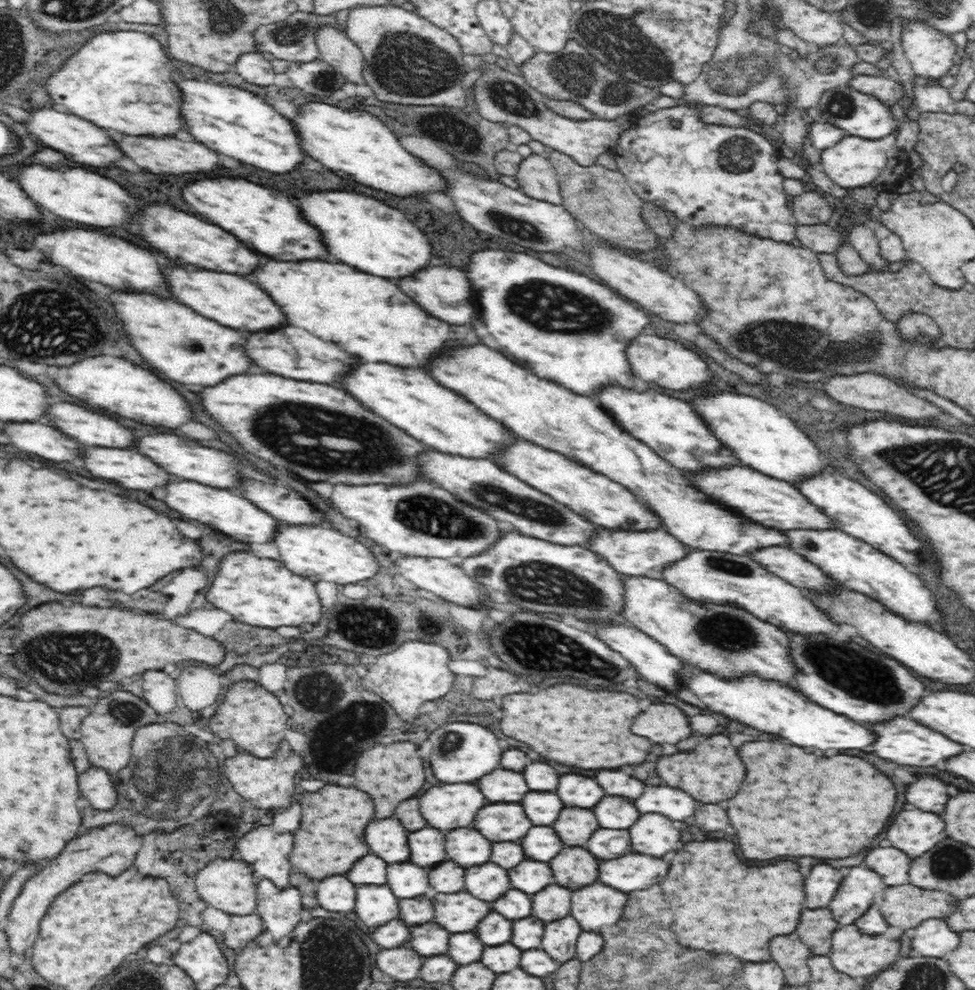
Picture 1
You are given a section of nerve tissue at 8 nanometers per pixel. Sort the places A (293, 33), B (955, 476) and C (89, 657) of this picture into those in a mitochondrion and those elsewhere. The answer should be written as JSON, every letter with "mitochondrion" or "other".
{"A":"mitochondrion","B":"mitochondrion","C":"mitochondrion"}

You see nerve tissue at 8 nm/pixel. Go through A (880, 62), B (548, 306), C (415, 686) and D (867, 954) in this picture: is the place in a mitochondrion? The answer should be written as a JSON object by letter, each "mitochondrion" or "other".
{"A":"other","B":"mitochondrion","C":"other","D":"other"}

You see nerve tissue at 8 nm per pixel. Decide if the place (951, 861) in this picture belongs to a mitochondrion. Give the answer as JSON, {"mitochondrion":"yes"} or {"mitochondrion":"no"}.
{"mitochondrion":"yes"}

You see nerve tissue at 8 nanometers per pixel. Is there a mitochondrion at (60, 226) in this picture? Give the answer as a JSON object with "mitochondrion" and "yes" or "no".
{"mitochondrion":"no"}

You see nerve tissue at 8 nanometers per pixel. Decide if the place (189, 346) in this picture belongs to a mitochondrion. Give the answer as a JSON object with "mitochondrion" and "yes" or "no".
{"mitochondrion":"yes"}

